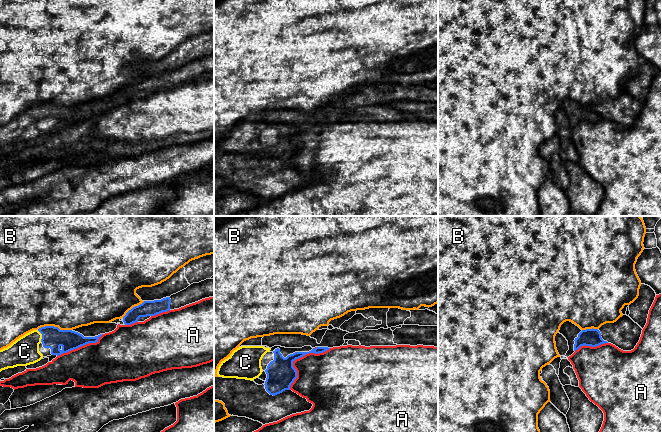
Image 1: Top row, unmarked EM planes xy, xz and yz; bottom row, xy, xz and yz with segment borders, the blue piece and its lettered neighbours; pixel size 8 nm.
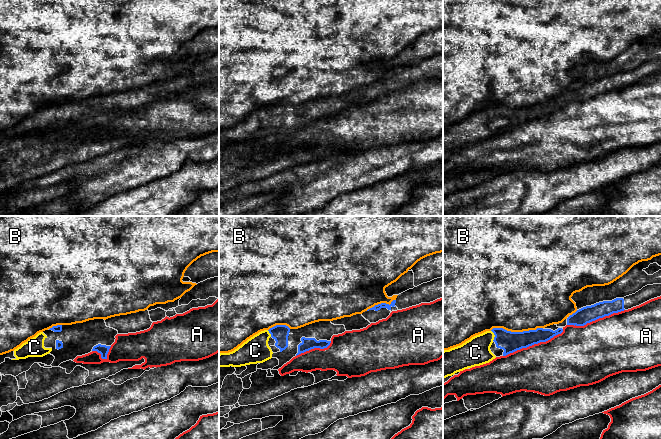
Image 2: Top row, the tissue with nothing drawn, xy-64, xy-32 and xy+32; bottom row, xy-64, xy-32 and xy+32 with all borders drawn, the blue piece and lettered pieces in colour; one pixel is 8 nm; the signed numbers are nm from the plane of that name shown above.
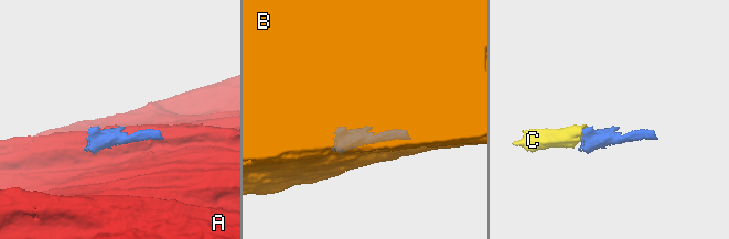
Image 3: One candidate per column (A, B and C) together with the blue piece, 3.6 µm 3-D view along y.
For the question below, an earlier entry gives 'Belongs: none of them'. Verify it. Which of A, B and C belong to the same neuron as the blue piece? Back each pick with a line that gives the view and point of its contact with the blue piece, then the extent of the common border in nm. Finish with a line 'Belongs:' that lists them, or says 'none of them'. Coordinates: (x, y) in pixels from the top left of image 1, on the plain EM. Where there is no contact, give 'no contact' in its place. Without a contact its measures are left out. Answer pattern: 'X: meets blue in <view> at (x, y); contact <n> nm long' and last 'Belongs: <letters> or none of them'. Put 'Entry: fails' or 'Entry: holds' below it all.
C: meets blue in xy at (42, 112); contact 100 nm long
Belongs: C
Entry: fails

